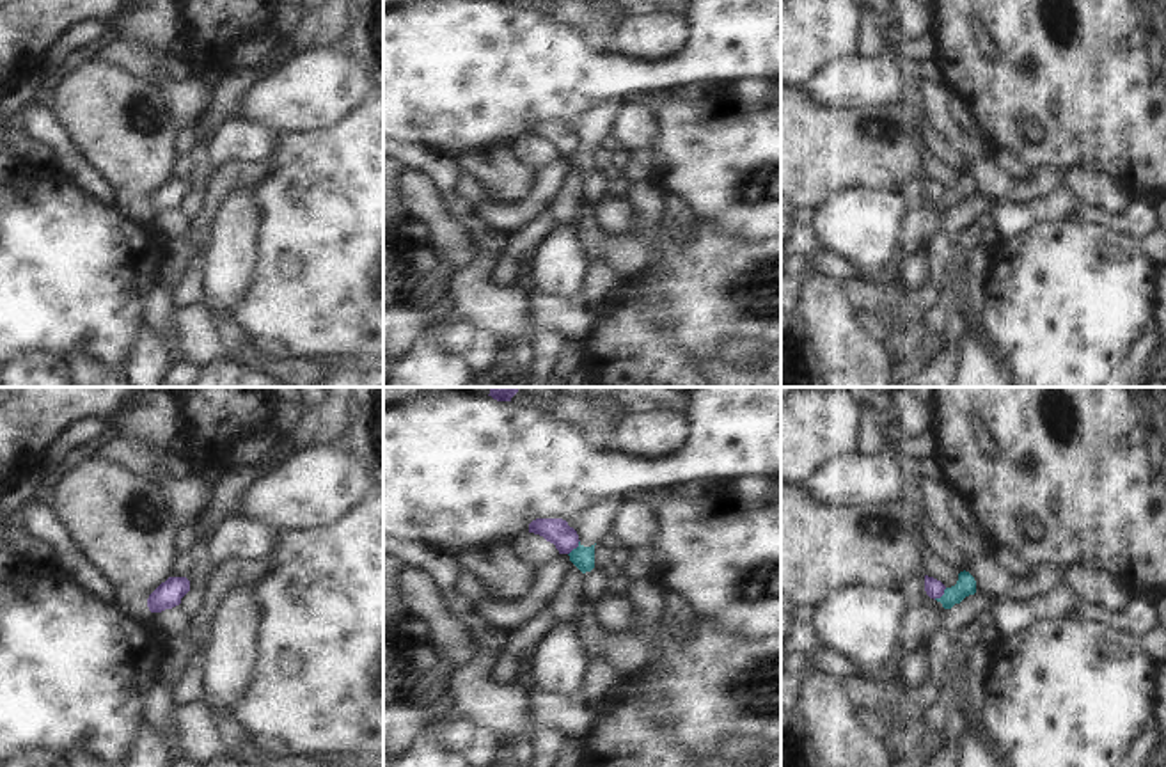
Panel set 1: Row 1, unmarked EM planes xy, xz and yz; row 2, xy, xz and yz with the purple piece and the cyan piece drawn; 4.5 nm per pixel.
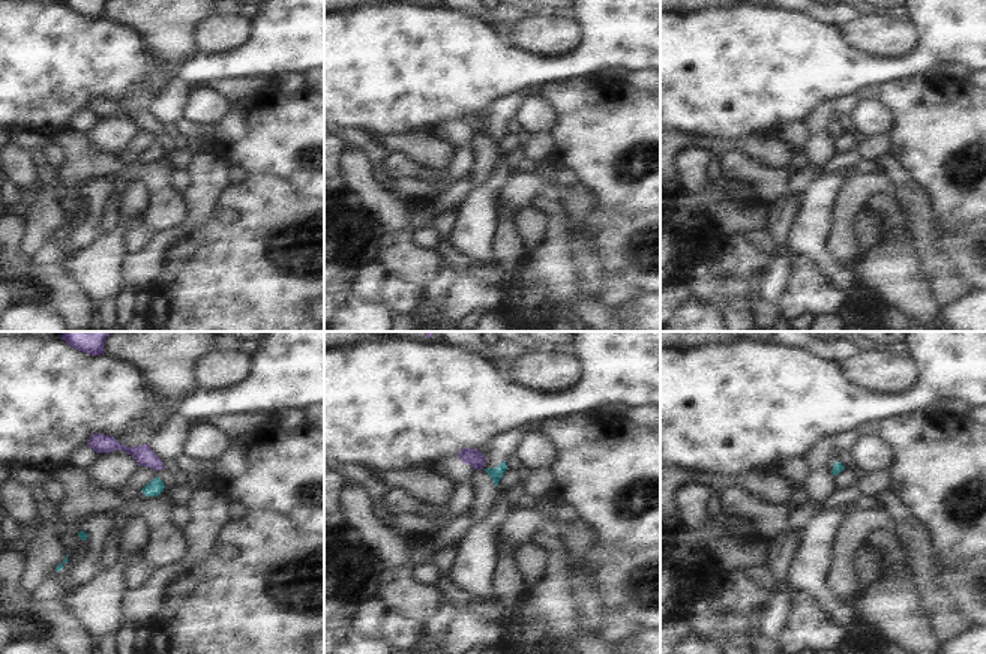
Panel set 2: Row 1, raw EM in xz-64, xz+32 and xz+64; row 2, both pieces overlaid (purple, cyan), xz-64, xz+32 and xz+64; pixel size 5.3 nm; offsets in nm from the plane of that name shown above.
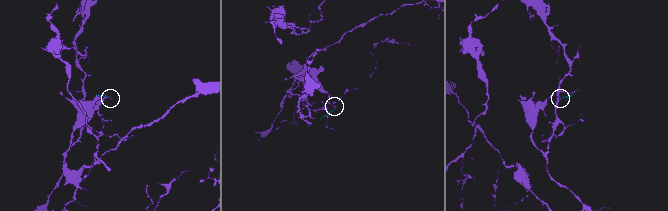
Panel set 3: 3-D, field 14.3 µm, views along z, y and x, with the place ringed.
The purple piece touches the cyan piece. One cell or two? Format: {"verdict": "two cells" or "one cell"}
{"verdict": "two cells"}

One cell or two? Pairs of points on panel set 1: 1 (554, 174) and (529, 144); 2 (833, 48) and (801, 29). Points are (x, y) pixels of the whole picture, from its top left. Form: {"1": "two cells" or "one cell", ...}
{"1": "two cells", "2": "one cell"}

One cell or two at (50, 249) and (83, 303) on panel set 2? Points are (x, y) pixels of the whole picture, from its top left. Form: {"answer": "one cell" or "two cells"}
{"answer": "two cells"}

